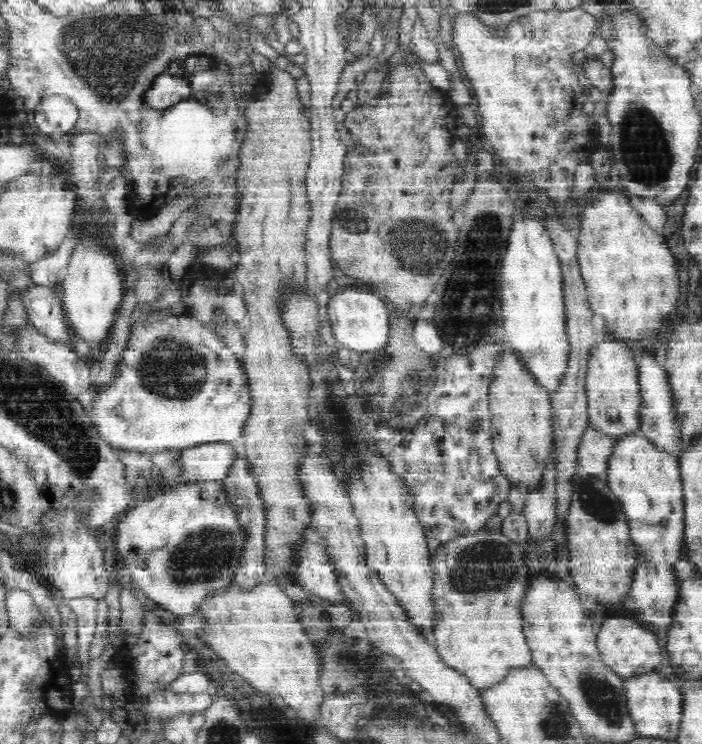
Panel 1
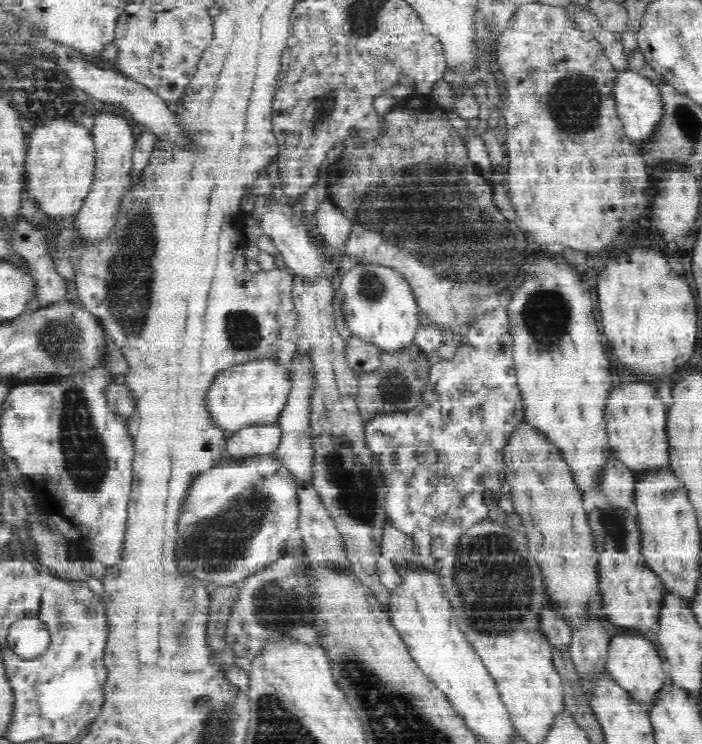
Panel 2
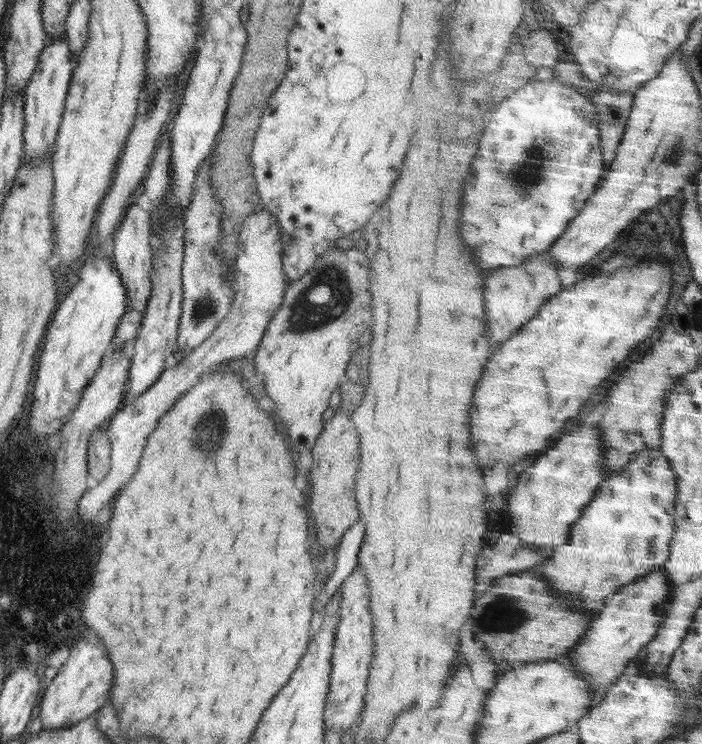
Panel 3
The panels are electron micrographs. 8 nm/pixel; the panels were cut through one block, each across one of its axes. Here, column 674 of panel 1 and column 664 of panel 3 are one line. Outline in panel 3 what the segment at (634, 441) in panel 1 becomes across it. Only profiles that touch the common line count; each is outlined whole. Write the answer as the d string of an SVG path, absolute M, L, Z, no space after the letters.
M643 450L640 454L637 454L631 464L627 466L621 472L616 472L603 482L599 492L595 499L585 508L585 513L583 517L575 524L572 529L572 534L570 534L570 542L566 546L556 546L551 549L550 557L547 562L542 566L536 568L539 574L541 574L552 587L556 587L564 601L568 601L569 604L580 604L582 609L586 611L604 611L606 606L606 601L613 595L620 593L626 586L632 585L637 580L646 577L646 575L652 573L656 568L662 568L671 557L672 541L674 540L677 531L677 498L679 497L679 475L676 474L674 468L672 468L671 458L668 458L666 454L661 450Z

